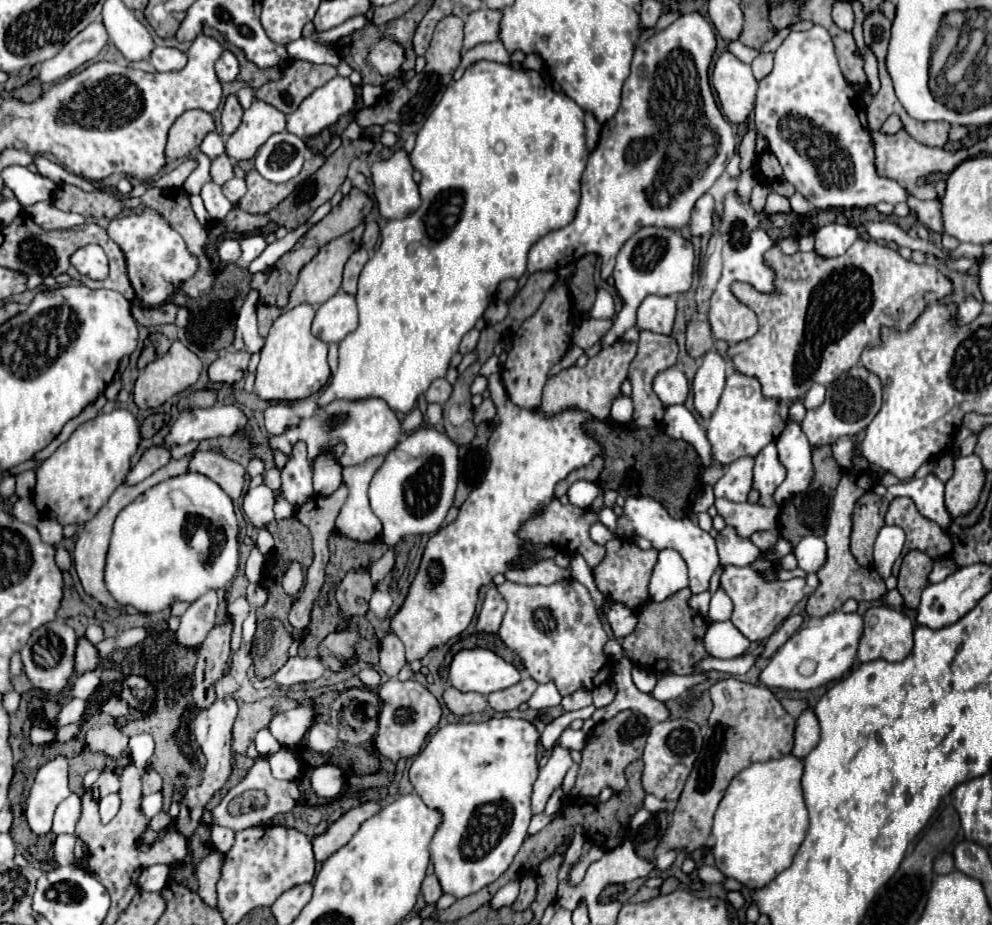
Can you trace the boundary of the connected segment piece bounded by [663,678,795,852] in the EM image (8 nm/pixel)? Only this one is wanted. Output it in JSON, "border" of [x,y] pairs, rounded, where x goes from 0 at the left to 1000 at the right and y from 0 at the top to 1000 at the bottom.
{"border":[[[731,733],[721,737],[715,744],[715,750],[719,757],[715,789],[709,811],[678,876],[678,891],[668,904],[670,917],[691,917],[693,921],[707,917],[717,902],[719,880],[737,841],[759,824],[771,824],[797,815],[801,804],[801,776],[787,763],[787,759],[775,744],[749,739],[741,733]]]}

